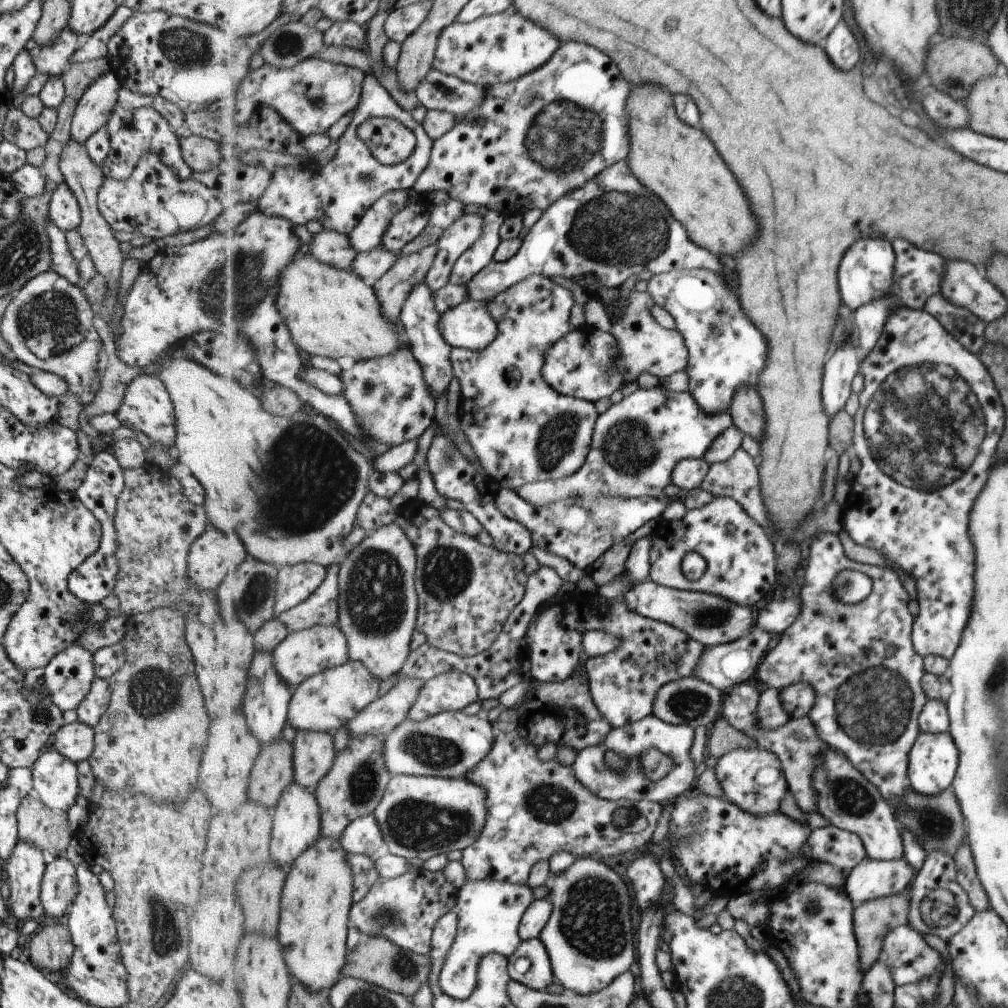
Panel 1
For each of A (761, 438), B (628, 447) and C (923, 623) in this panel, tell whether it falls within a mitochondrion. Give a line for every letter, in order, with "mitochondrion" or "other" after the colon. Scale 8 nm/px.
A: other
B: mitochondrion
C: other

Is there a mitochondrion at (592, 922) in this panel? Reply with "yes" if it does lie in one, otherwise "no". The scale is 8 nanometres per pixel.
yes

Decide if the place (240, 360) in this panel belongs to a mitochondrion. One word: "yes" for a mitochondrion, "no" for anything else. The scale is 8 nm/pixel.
no

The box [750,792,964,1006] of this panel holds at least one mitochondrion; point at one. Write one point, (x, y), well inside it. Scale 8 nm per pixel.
(938, 909)

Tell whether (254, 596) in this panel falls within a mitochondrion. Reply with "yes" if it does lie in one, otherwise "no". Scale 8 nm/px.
yes

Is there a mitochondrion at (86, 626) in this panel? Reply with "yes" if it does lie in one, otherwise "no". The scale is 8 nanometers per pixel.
no

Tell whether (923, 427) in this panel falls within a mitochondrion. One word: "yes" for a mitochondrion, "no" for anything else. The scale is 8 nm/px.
yes

